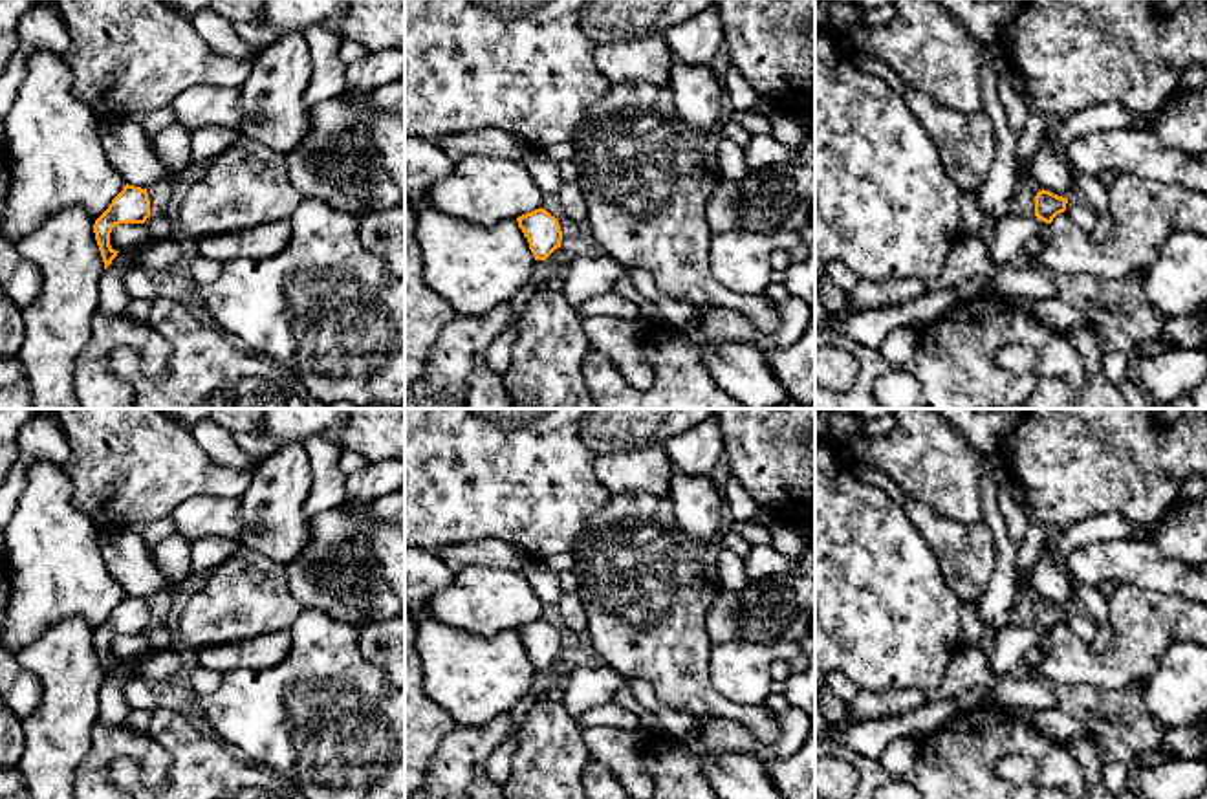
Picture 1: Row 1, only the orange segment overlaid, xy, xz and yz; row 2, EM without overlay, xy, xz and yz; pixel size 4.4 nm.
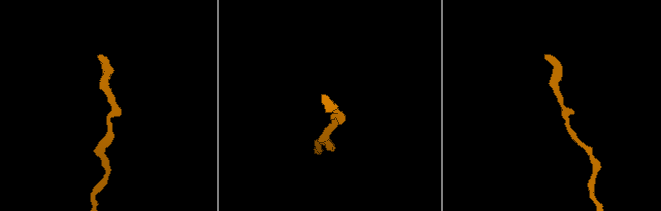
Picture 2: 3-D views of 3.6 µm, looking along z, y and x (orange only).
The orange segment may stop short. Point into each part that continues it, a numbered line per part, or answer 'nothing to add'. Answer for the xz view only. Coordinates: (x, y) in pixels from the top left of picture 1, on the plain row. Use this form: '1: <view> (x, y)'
nothing to add

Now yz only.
nothing to add

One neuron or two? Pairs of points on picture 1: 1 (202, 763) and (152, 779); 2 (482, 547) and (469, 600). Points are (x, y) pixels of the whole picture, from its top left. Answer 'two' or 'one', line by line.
1: two
2: two

